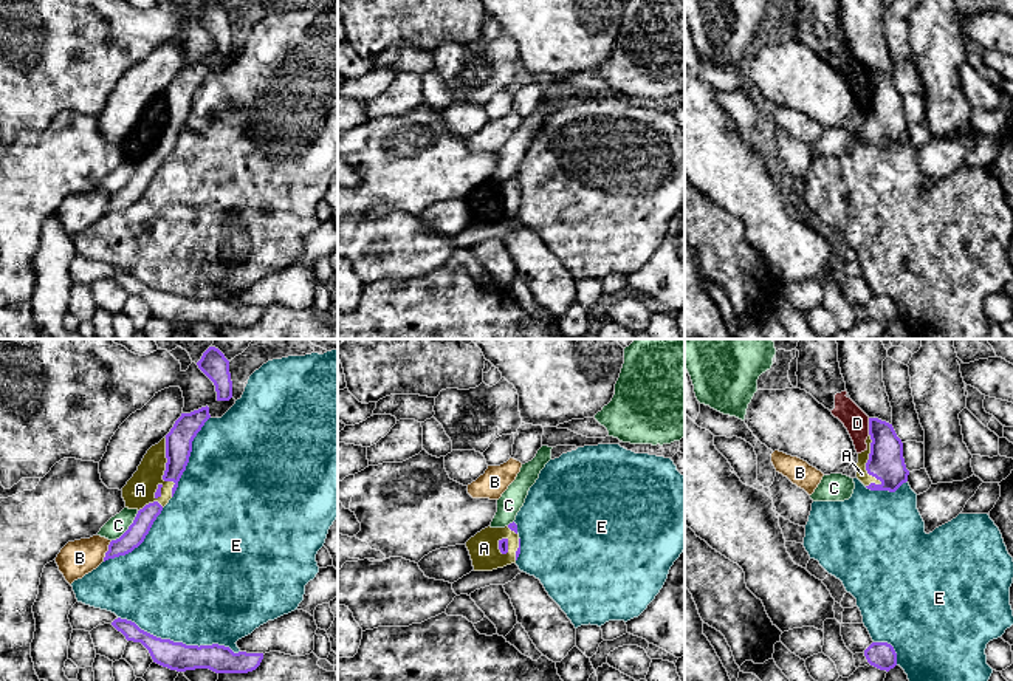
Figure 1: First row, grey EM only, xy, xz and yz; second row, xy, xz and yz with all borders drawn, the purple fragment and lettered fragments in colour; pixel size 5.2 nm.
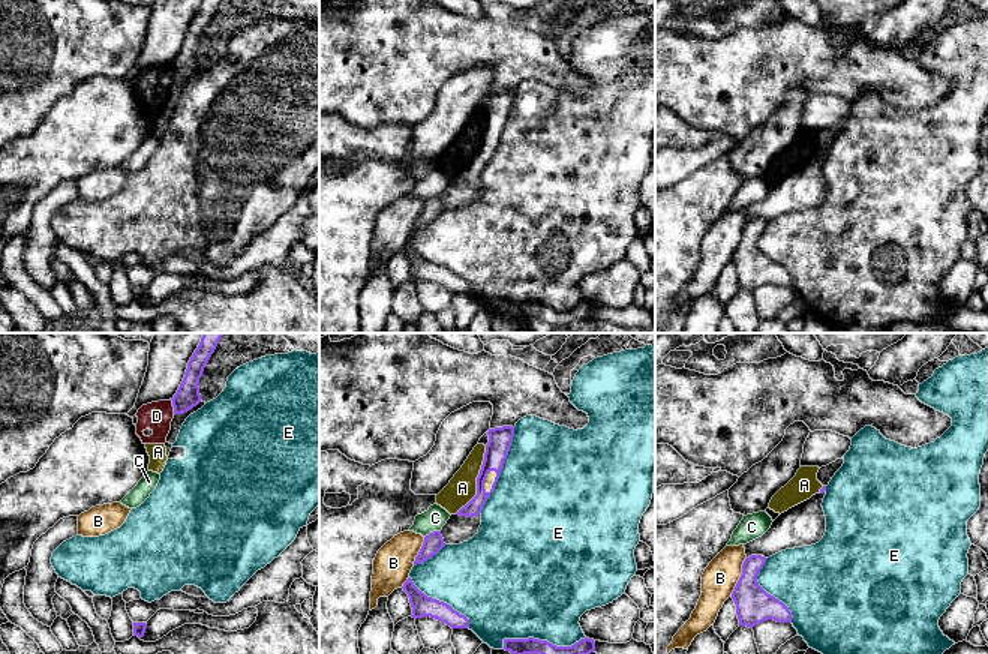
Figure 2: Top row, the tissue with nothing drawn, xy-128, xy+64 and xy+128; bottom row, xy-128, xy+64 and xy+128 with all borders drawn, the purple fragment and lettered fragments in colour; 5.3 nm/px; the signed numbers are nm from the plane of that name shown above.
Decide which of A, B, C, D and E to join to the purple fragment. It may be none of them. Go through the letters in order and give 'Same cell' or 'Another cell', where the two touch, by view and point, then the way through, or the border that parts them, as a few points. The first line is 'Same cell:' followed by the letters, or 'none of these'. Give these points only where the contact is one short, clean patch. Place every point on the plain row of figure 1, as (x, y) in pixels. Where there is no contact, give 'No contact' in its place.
Same cell: none of these
A: Another cell. Touches purple at yz (866, 119)
B: Another cell. Touches purple at xy (107, 205)
C: Another cell. Touches purple at xy (129, 181)
D: Another cell. Touches purple at yz (869, 79). Boundary: yz (868, 71), (869, 87)
E: Another cell. Touches purple at xy (178, 296)

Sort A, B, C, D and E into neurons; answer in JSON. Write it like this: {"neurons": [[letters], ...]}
{"neurons": [["A", "D"], ["B"], ["C"], ["E"]]}

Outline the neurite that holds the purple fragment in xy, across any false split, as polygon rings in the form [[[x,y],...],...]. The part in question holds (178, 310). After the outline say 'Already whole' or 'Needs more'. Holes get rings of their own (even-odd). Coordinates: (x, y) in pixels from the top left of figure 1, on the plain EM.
[[[121,271],[115,272],[112,279],[127,294],[141,296],[149,303],[153,316],[177,325],[209,322],[215,327],[248,327],[256,323],[263,313],[263,306],[234,306],[229,300],[218,297],[198,300],[161,293]]]. Already whole

